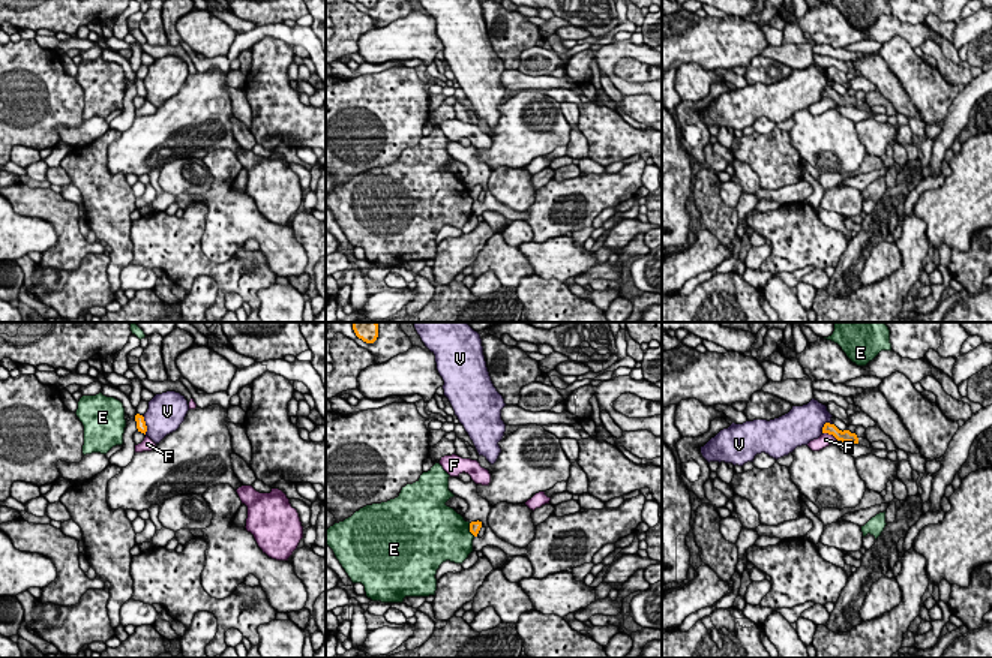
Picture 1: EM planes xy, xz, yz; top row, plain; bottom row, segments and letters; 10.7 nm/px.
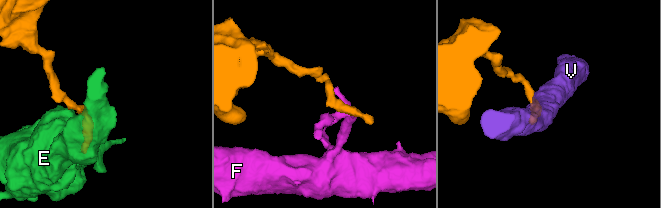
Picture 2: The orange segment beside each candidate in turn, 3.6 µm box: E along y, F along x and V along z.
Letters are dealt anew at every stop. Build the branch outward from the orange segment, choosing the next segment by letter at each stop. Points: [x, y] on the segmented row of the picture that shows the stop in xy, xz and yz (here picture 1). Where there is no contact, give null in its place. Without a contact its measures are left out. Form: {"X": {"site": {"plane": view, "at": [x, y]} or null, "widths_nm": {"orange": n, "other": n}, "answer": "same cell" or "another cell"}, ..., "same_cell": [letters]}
{"E": {"site": {"plane": "xz", "at": [470, 529]}, "widths_nm": {"orange": 130, "other": 480}, "answer": "another cell"}, "F": {"site": {"plane": "yz", "at": [832, 433]}, "widths_nm": {"orange": 130, "other": 140}, "answer": "another cell"}, "V": {"site": {"plane": "xy", "at": [144, 424]}, "widths_nm": {"orange": 100, "other": 380}, "answer": "another cell"}, "same_cell": []}

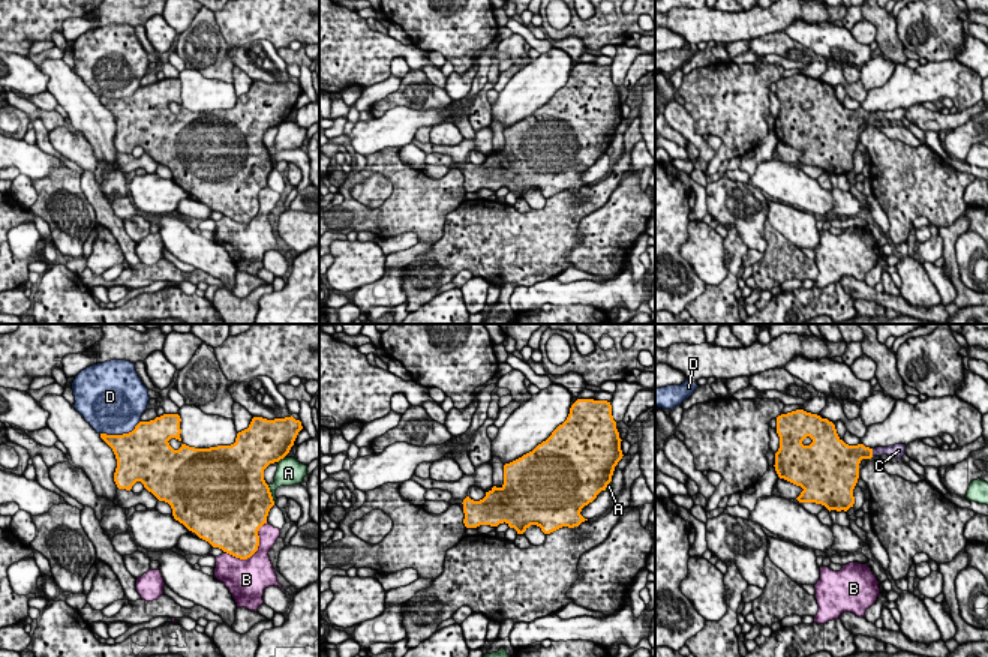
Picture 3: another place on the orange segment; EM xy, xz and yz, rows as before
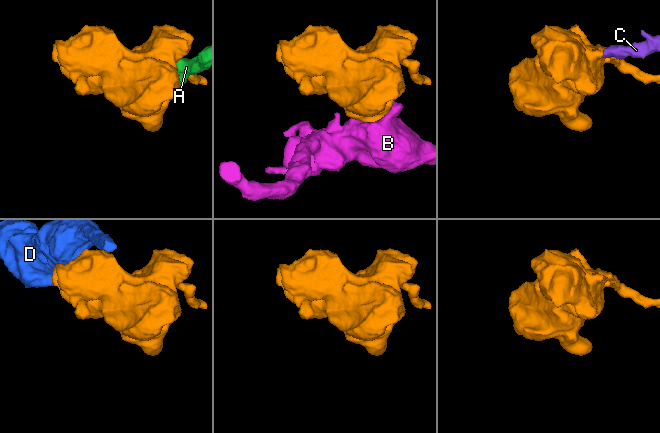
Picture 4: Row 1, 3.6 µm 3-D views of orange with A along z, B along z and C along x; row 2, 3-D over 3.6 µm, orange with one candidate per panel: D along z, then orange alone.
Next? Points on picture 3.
{"A": {"site": {"plane": "xy", "at": [270, 494]}, "widths_nm": {"orange": 500, "other": 220}, "answer": "another cell"}, "B": {"site": {"plane": "xy", "at": [255, 551]}, "widths_nm": {"orange": 420, "other": 380}, "answer": "another cell"}, "C": {"site": {"plane": "yz", "at": [871, 452]}, "widths_nm": {"orange": 260, "other": 160}, "answer": "same cell"}, "D": {"site": {"plane": "xy", "at": [120, 435]}, "widths_nm": {"orange": 460, "other": 480}, "answer": "another cell"}, "same_cell": ["C"]}

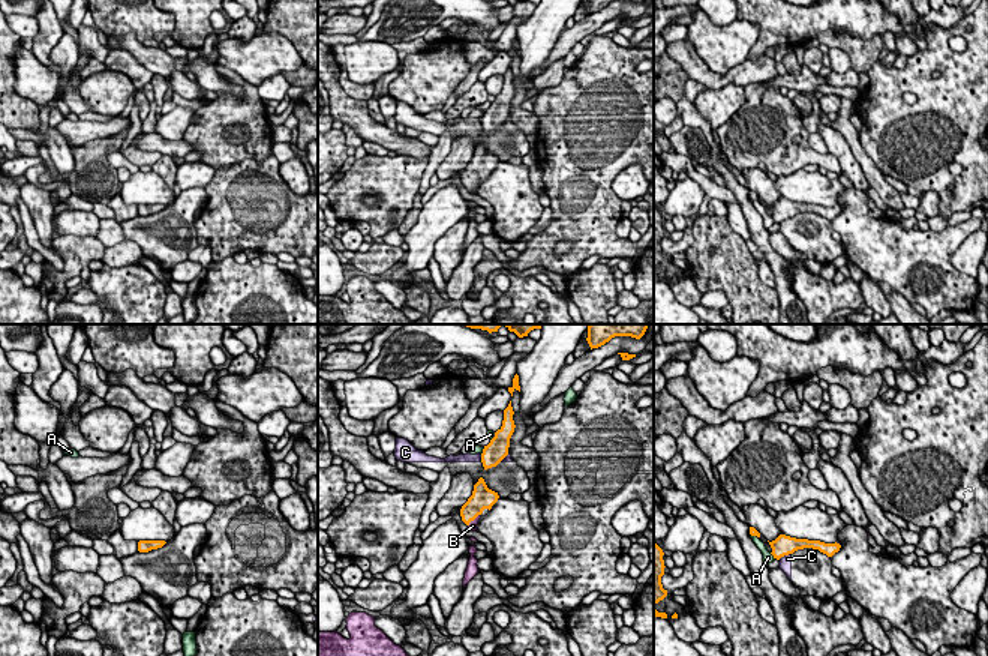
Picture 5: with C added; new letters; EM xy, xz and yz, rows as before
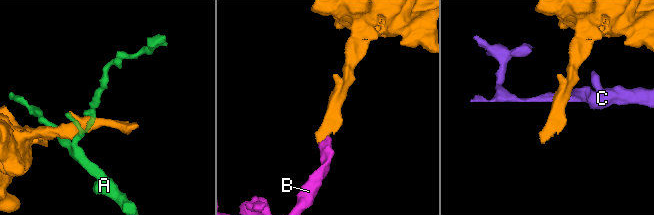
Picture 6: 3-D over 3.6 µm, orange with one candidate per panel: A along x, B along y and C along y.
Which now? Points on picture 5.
{"A": {"site": {"plane": "yz", "at": [772, 554]}, "widths_nm": {"orange": 220, "other": 120}, "answer": "another cell"}, "B": {"site": {"plane": "xz", "at": [473, 520]}, "widths_nm": {"orange": 240, "other": 100}, "answer": "same cell"}, "C": {"site": {"plane": "yz", "at": [784, 554]}, "widths_nm": {"orange": 220, "other": 130}, "answer": "another cell"}, "same_cell": ["B"]}

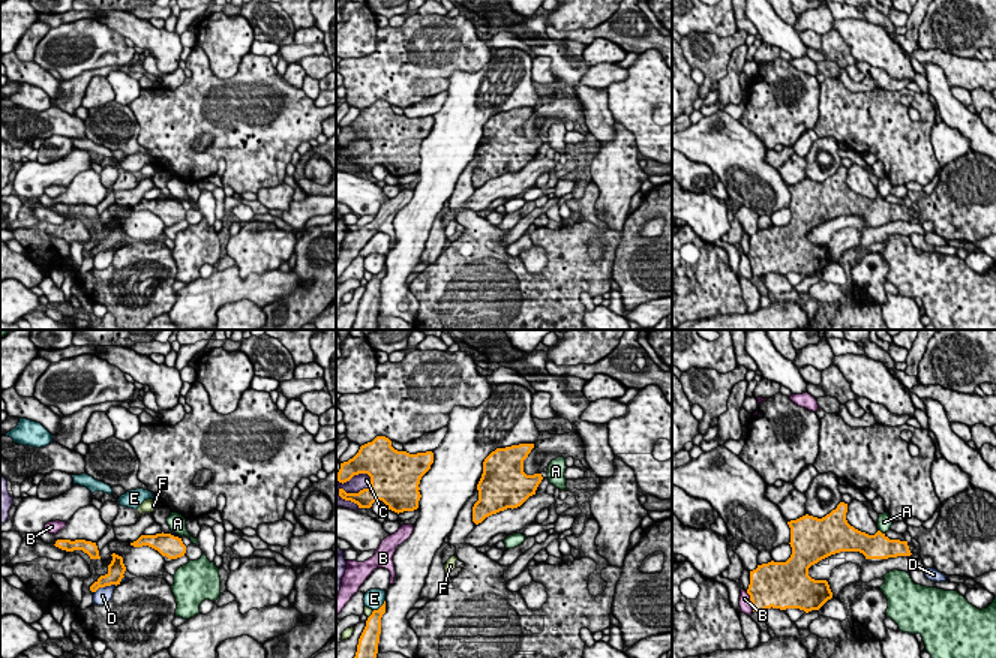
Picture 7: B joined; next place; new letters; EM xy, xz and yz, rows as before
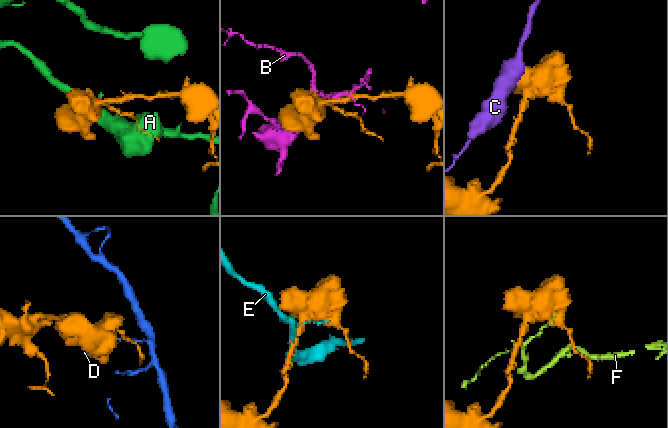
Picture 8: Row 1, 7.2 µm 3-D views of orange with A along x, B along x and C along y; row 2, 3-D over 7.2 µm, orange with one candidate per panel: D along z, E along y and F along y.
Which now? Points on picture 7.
{"A": {"site": {"plane": "yz", "at": [881, 532]}, "widths_nm": {"orange": 280, "other": 160}, "answer": "another cell"}, "B": {"site": {"plane": "yz", "at": [750, 600]}, "widths_nm": {"orange": 420, "other": 130}, "answer": "another cell"}, "C": {"site": {"plane": "xz", "at": [356, 493]}, "widths_nm": {"orange": 220, "other": 170}, "answer": "another cell"}, "D": {"site": {"plane": "xy", "at": [105, 585]}, "widths_nm": {"orange": 190, "other": 180}, "answer": "another cell"}, "E": {"site": {"plane": "xz", "at": [381, 606]}, "widths_nm": {"orange": 160, "other": 220}, "answer": "another cell"}, "F": {"site": {"plane": "xz", "at": [371, 615]}, "widths_nm": {"orange": 200, "other": 90}, "answer": "another cell"}, "same_cell": []}

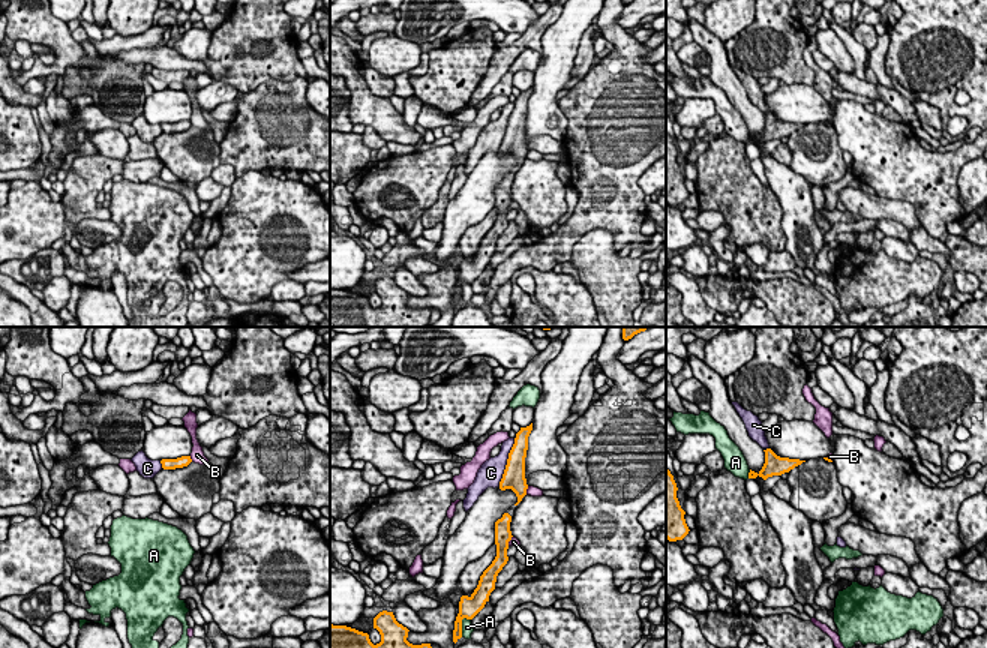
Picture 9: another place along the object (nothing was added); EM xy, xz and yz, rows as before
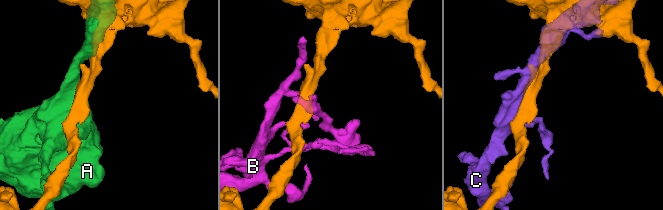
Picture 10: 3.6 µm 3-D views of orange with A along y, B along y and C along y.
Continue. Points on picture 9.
{"A": {"site": {"plane": "xz", "at": [461, 624]}, "widths_nm": {"orange": 220, "other": 130}, "answer": "another cell"}, "B": {"site": {"plane": "xz", "at": [525, 491]}, "widths_nm": {"orange": 240, "other": 100}, "answer": "another cell"}, "C": {"site": {"plane": "xz", "at": [507, 462]}, "widths_nm": {"orange": 240, "other": 260}, "answer": "another cell"}, "same_cell": []}

